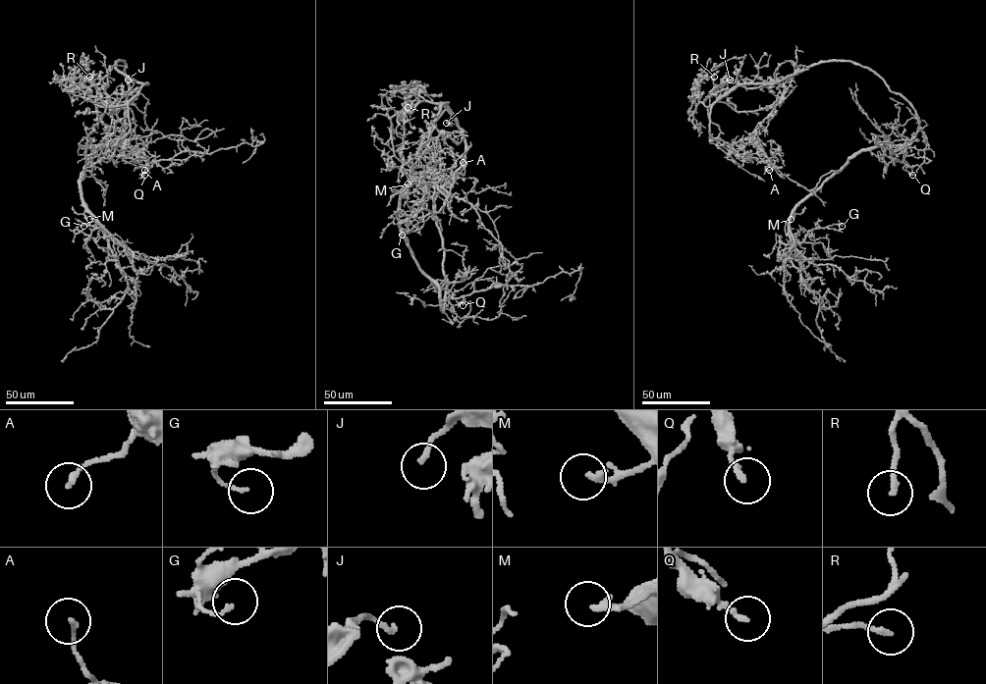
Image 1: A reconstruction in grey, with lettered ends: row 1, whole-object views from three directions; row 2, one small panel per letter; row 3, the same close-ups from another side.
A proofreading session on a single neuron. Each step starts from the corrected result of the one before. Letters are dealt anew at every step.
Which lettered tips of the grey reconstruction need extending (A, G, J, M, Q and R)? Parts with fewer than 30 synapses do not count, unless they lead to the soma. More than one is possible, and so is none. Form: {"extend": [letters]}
{"extend": []}

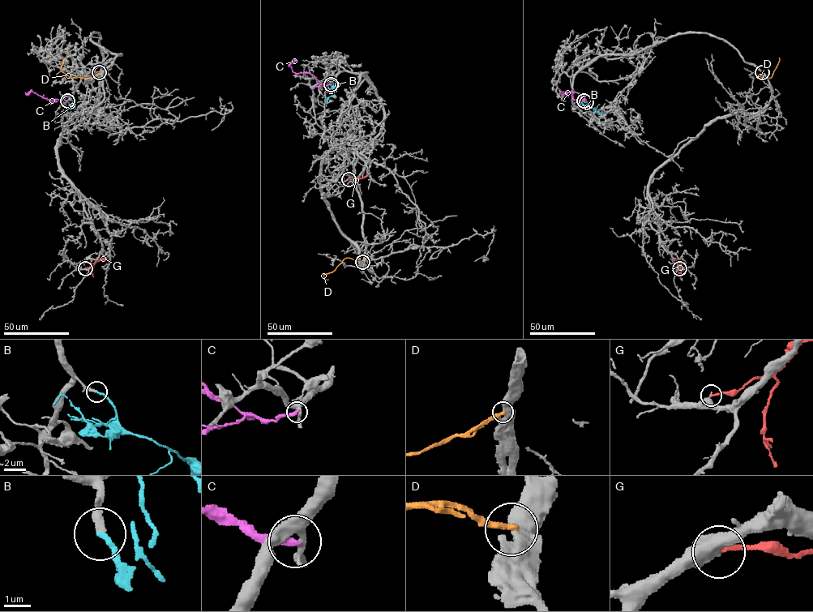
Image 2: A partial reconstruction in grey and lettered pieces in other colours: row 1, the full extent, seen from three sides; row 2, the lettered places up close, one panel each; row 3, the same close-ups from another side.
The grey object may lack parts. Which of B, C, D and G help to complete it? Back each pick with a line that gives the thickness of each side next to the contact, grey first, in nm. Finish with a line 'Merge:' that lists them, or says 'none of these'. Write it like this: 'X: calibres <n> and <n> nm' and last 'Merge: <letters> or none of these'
B: calibres 240 and 220 nm
Merge: B

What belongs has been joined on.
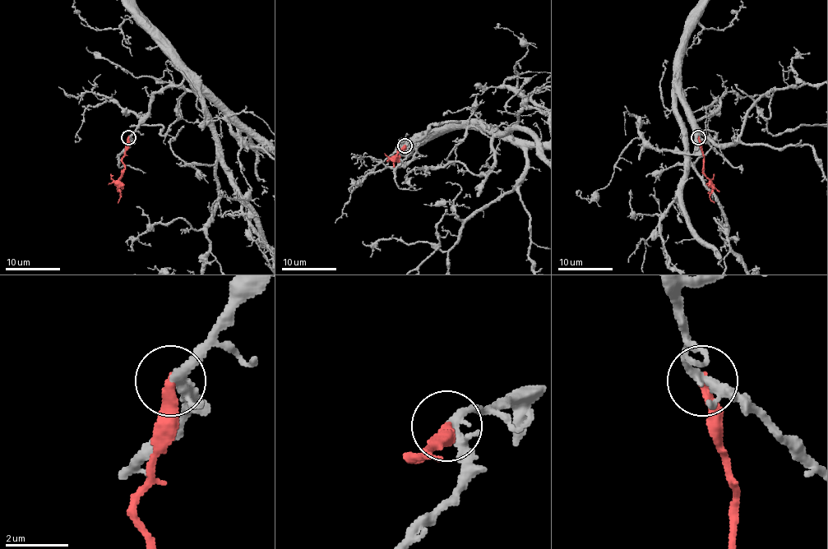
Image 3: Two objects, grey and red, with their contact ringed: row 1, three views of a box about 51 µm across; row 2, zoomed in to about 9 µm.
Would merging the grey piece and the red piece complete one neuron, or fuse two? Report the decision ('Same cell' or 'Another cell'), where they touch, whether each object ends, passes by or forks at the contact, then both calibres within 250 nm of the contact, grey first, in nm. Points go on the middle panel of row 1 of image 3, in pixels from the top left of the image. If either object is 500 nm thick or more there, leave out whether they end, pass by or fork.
Same cell. Place: (404, 145). At the ring grey forks. At the ring red ends. Thickness 240 nm (grey) against 300 nm

